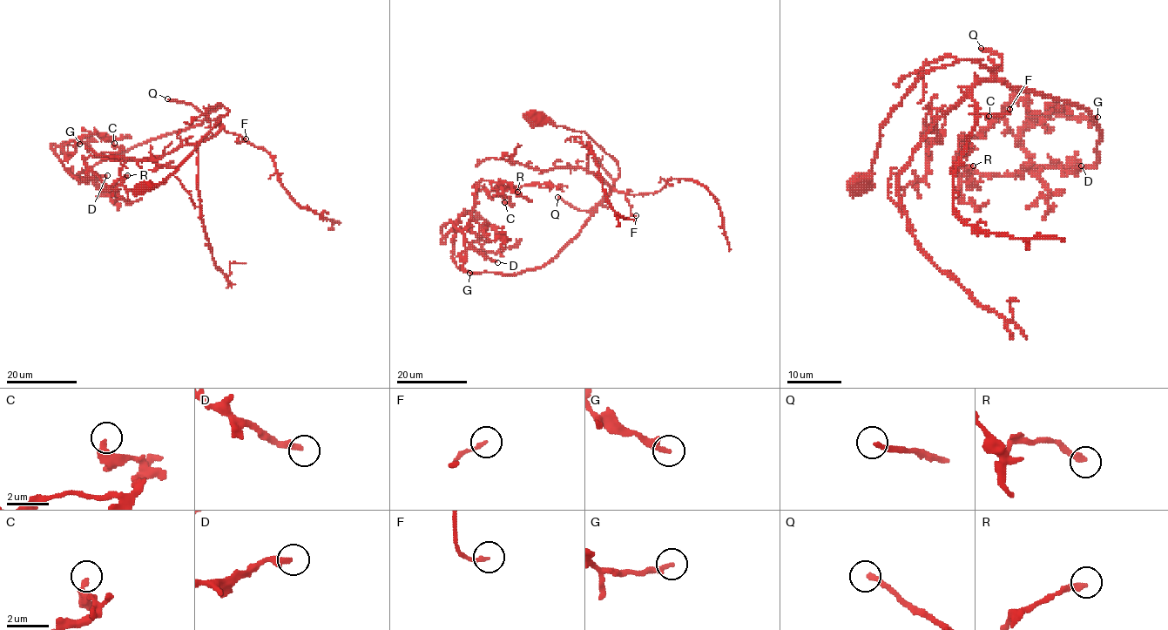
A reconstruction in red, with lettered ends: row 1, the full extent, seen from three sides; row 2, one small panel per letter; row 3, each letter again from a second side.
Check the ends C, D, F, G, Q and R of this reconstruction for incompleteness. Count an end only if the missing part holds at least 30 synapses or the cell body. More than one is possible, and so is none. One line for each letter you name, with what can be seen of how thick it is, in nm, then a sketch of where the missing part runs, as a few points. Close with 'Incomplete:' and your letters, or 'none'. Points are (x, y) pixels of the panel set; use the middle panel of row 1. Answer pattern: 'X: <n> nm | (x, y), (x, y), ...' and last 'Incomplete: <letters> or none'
D: 300 nm | (497, 262), (505, 259), (509, 251), (509, 237), (504, 231), (532, 235)
Q: 220 nm | (557, 197), (529, 191), (508, 193), (491, 206), (481, 221), (474, 223), (477, 236)
Incomplete: D, Q

